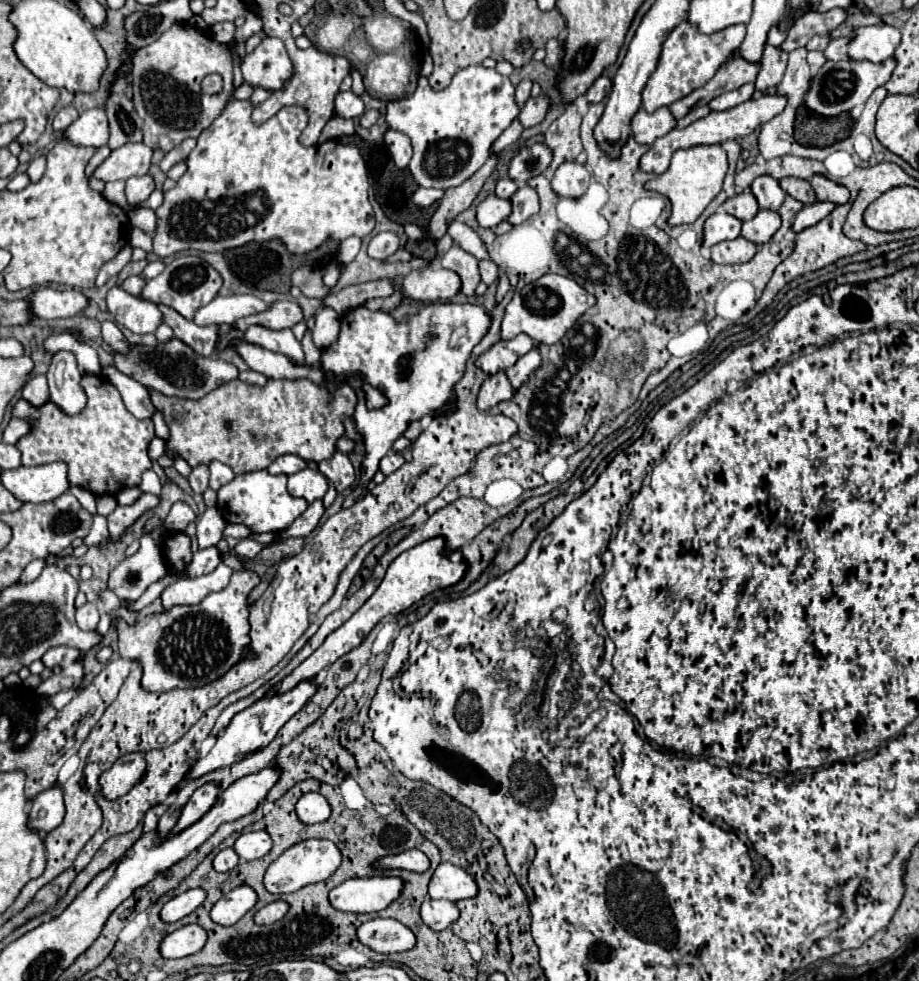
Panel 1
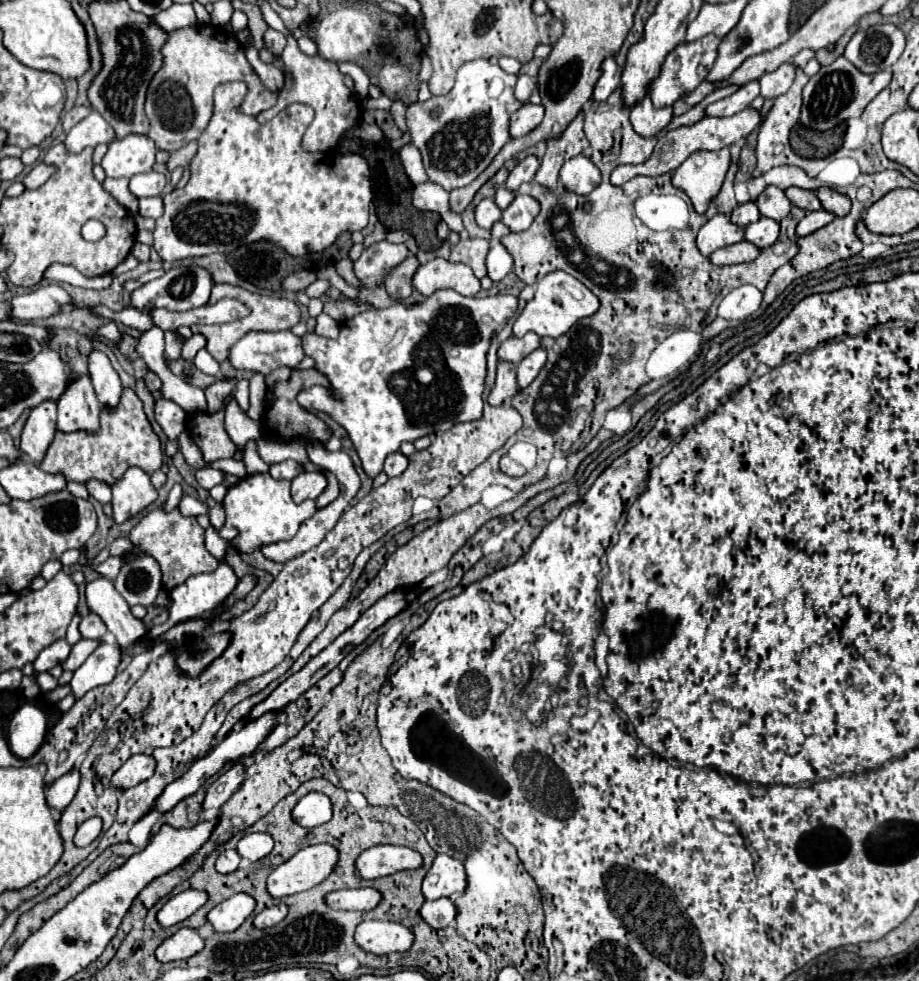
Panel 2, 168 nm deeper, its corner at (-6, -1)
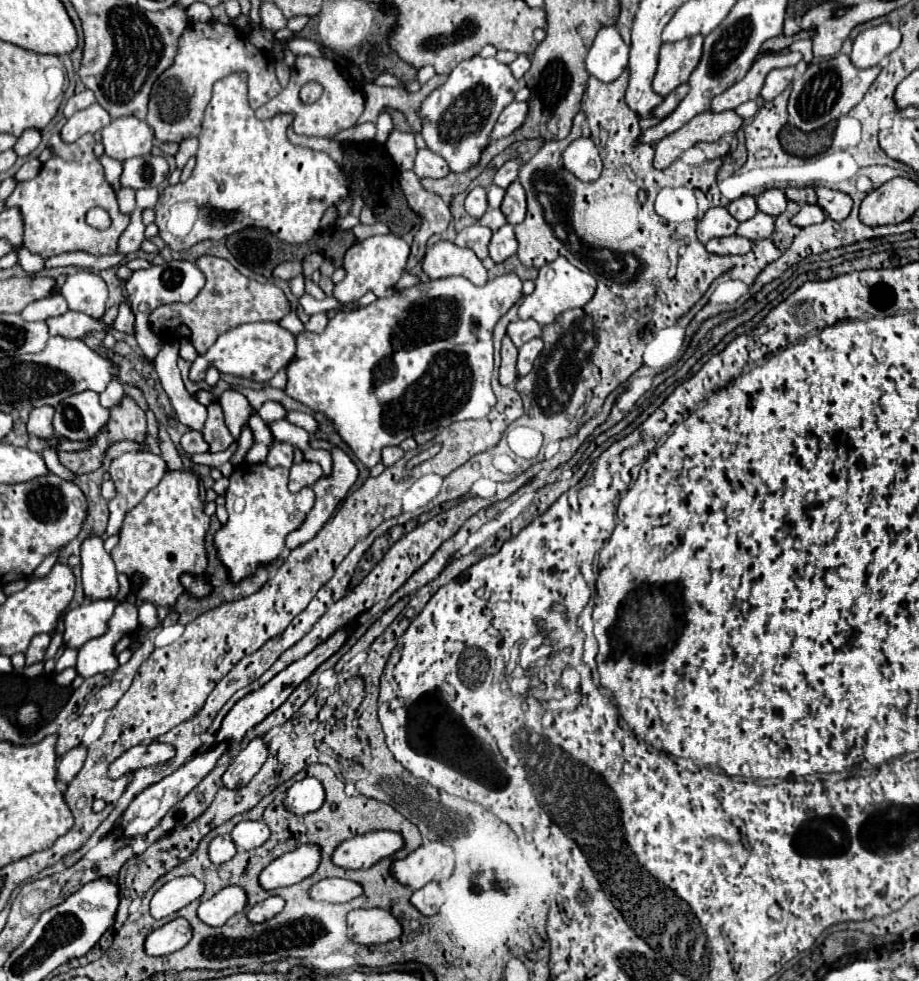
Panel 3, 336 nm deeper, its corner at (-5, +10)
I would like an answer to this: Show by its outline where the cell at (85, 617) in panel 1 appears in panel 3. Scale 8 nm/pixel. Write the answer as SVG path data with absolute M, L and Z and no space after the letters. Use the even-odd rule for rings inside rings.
M95 600L69 610L63 618L65 646L79 650L87 640L105 634L107 620L113 616L115 606L117 600Z

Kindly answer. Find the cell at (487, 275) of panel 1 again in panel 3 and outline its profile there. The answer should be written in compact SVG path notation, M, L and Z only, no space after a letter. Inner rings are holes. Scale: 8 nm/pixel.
M505 224L497 232L493 232L493 238L489 242L489 256L493 262L503 262L511 258L517 252L517 240L513 234L513 226Z

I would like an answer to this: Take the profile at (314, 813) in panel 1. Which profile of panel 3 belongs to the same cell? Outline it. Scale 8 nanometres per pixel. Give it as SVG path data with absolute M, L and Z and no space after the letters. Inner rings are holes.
M303 778L295 782L287 790L287 796L283 800L285 808L297 816L319 810L323 802L325 802L325 790L323 790L323 784L315 778Z

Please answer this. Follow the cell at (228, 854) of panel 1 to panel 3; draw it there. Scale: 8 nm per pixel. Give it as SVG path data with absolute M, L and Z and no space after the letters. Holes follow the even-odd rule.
M229 836L213 838L213 842L209 846L209 858L215 864L223 864L223 862L231 860L235 854L237 854L237 850L235 850L235 844L233 844L233 840Z

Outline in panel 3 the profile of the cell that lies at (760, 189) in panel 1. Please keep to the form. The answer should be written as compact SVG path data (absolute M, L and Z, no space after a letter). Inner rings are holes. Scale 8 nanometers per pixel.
M769 188L761 192L755 200L757 200L757 208L769 216L779 216L787 206L787 196L779 188Z

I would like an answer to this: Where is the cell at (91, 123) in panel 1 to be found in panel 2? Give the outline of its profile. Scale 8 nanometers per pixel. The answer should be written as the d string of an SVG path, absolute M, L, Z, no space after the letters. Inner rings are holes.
M92 111L86 119L82 119L70 129L64 143L70 153L80 153L84 147L96 147L98 143L110 143L114 137L116 133L106 123L106 119L98 111Z

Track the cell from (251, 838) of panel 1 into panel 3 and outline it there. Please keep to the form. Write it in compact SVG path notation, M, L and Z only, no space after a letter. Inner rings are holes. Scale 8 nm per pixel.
M251 820L239 822L233 828L231 838L239 850L253 850L253 848L259 848L261 844L265 844L265 840L269 838L269 828L259 820L257 822L251 822Z

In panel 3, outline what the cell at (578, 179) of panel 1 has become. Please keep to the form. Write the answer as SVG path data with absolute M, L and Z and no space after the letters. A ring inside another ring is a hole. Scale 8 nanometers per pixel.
M583 136L567 146L567 150L563 152L563 164L573 176L577 176L583 182L597 180L603 168L597 146L593 144L591 138Z

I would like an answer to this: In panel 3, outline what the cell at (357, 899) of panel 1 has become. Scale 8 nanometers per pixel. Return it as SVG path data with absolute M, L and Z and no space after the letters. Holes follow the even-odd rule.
M325 878L311 886L311 898L313 900L325 900L325 902L349 902L363 894L363 886L353 880L343 878Z

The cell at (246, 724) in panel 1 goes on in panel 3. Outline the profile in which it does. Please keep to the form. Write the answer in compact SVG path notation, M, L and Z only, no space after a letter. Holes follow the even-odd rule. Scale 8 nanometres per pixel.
M219 742L219 744L215 744L213 748L195 754L195 756L193 756L191 760L187 760L179 770L175 770L173 774L165 776L161 782L145 788L145 790L129 804L129 808L123 812L123 818L121 818L121 822L119 822L119 826L123 828L123 836L125 836L125 838L143 836L143 834L147 834L151 828L155 828L155 826L159 824L159 820L167 814L167 810L169 810L173 804L177 804L181 798L185 798L185 796L213 770L213 766L217 764L217 760L221 758L221 754L223 754L227 748L229 748L229 742Z

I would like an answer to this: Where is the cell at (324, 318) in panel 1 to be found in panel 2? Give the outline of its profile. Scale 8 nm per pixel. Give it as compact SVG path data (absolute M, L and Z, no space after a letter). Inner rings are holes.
M320 313L316 317L316 331L314 333L322 335L322 337L336 339L336 335L338 335L338 323L332 317L328 317L326 313Z

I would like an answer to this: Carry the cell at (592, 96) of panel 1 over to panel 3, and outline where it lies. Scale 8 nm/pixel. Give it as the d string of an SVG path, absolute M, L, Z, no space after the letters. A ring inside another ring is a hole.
M605 26L599 30L585 66L591 76L603 80L605 84L617 80L621 72L627 68L629 62L630 46L623 42L615 26Z

